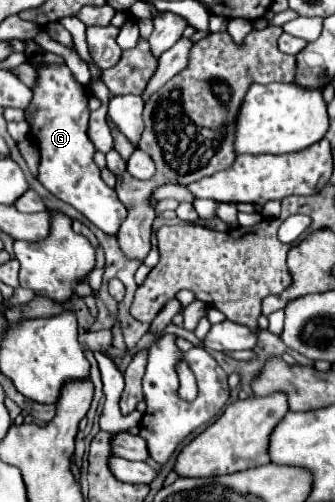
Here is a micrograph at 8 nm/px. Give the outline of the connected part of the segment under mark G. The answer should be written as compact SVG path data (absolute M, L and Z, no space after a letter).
M61 63L37 67L37 79L31 91L33 99L31 107L27 107L25 111L25 121L29 123L31 137L35 139L41 153L39 181L55 197L81 211L93 225L97 225L109 235L115 235L123 219L127 217L127 209L119 201L115 189L111 189L101 179L101 169L93 159L97 149L87 135L91 111L85 85L75 81L69 67Z

